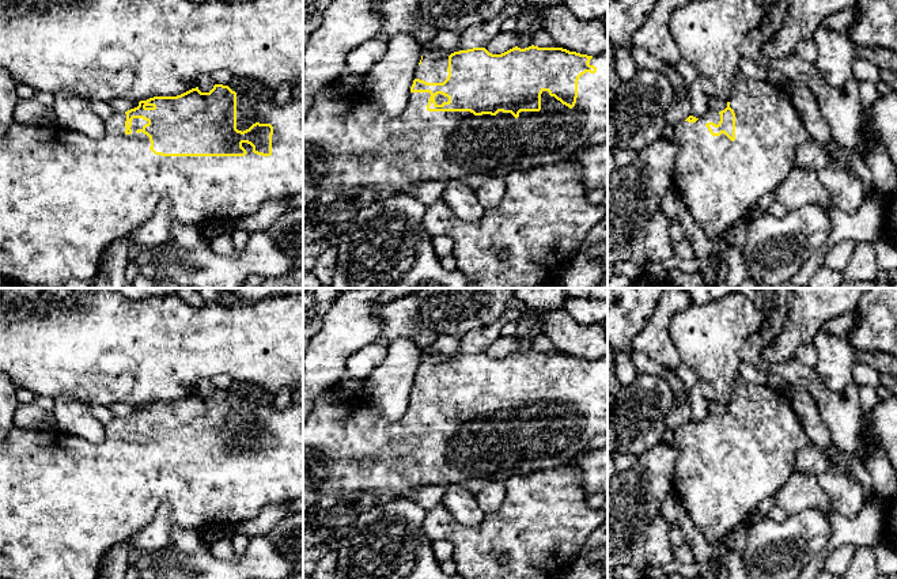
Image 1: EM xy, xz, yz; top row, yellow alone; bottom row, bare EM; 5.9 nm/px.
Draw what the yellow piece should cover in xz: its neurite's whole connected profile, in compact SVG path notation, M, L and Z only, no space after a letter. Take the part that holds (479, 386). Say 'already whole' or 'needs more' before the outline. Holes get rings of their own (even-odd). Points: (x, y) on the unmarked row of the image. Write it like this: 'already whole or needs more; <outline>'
needs more; M531 349L525 353L515 351L502 359L492 359L485 352L473 352L454 356L447 362L427 355L419 367L408 410L395 421L386 420L379 410L371 409L363 397L341 400L333 393L333 389L326 390L315 400L313 410L303 424L303 516L310 512L313 503L322 495L341 497L345 492L394 492L404 497L424 487L446 488L451 485L477 493L493 481L506 484L514 476L526 476L569 465L579 453L588 449L594 436L603 434L608 434L608 356L587 360L563 352Z

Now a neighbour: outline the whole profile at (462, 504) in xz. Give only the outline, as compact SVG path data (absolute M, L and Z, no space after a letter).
M457 485L444 488L442 504L458 523L465 526L477 526L485 518L484 511L476 500L476 493L468 492Z

